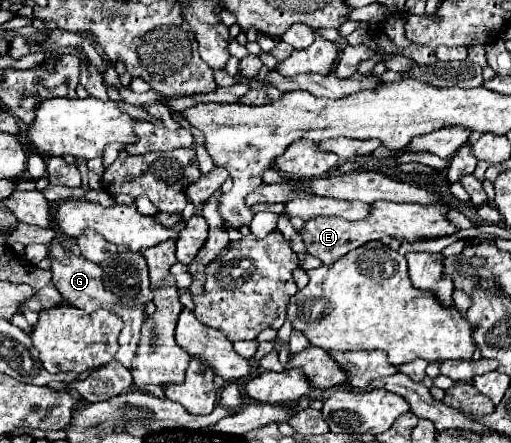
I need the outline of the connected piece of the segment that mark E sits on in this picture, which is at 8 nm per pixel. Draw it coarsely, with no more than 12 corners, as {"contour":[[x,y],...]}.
{"contour":[[371,203],[365,219],[313,217],[299,233],[325,265],[383,237],[453,235],[445,207]]}

